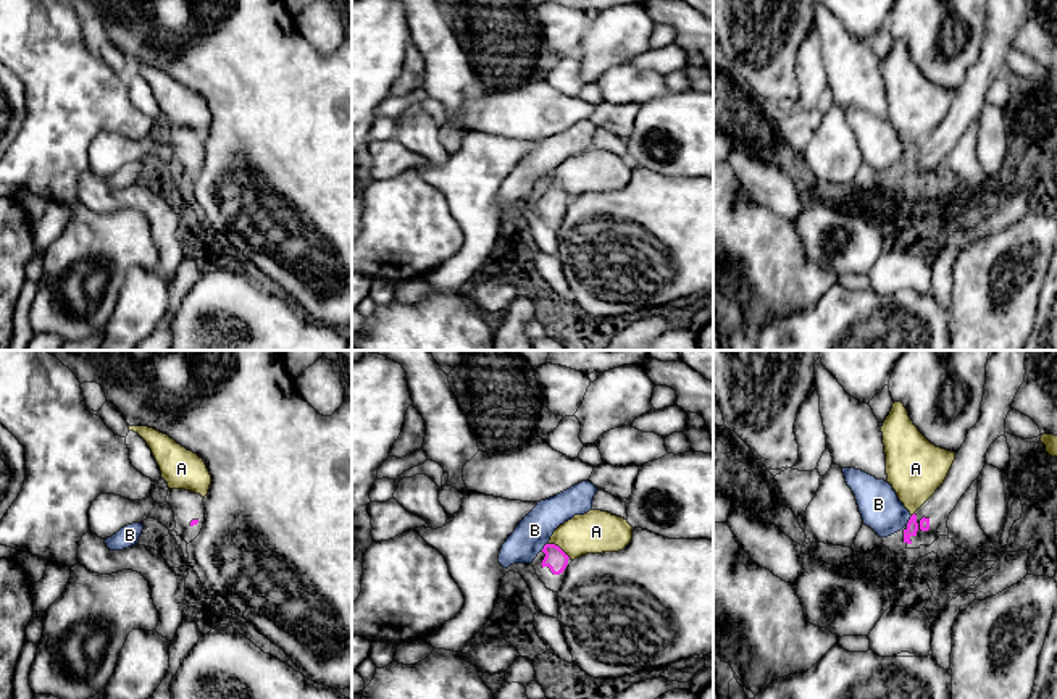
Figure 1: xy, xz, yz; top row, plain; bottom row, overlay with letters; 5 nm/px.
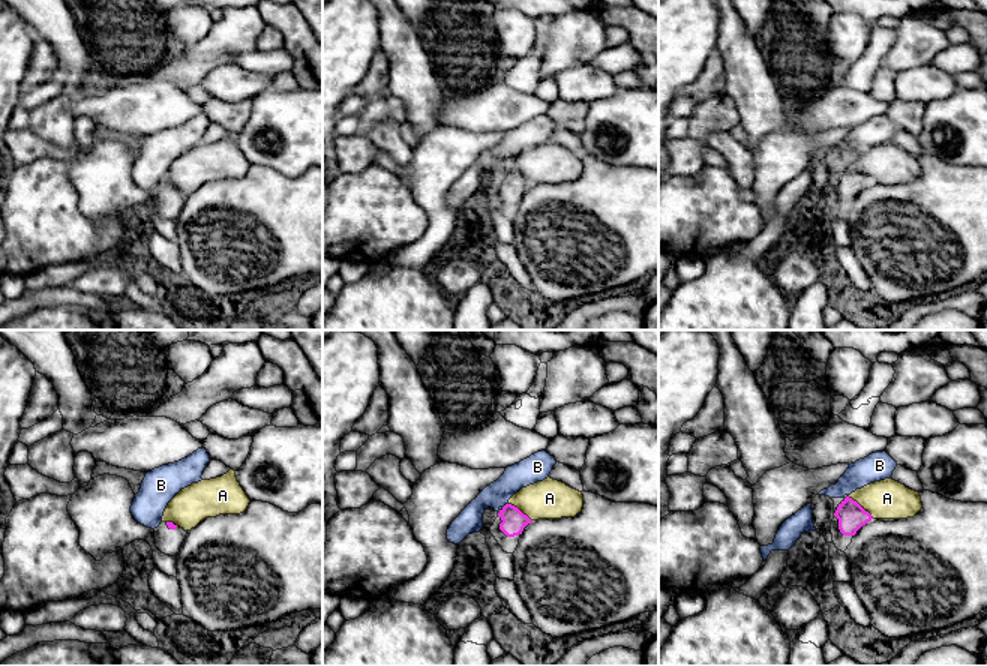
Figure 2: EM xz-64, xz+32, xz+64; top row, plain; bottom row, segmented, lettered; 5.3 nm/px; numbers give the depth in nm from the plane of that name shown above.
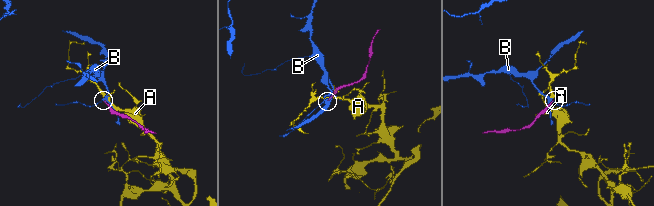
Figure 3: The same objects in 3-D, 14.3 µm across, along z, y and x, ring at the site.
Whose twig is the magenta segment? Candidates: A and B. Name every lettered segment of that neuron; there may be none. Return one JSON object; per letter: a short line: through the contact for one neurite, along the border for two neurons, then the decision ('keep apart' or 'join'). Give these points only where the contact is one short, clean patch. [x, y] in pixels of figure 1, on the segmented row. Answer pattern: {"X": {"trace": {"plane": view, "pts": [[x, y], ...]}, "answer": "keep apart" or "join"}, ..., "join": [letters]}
{"A": {"answer": "keep apart"}, "B": {"answer": "keep apart"}, "join": []}

